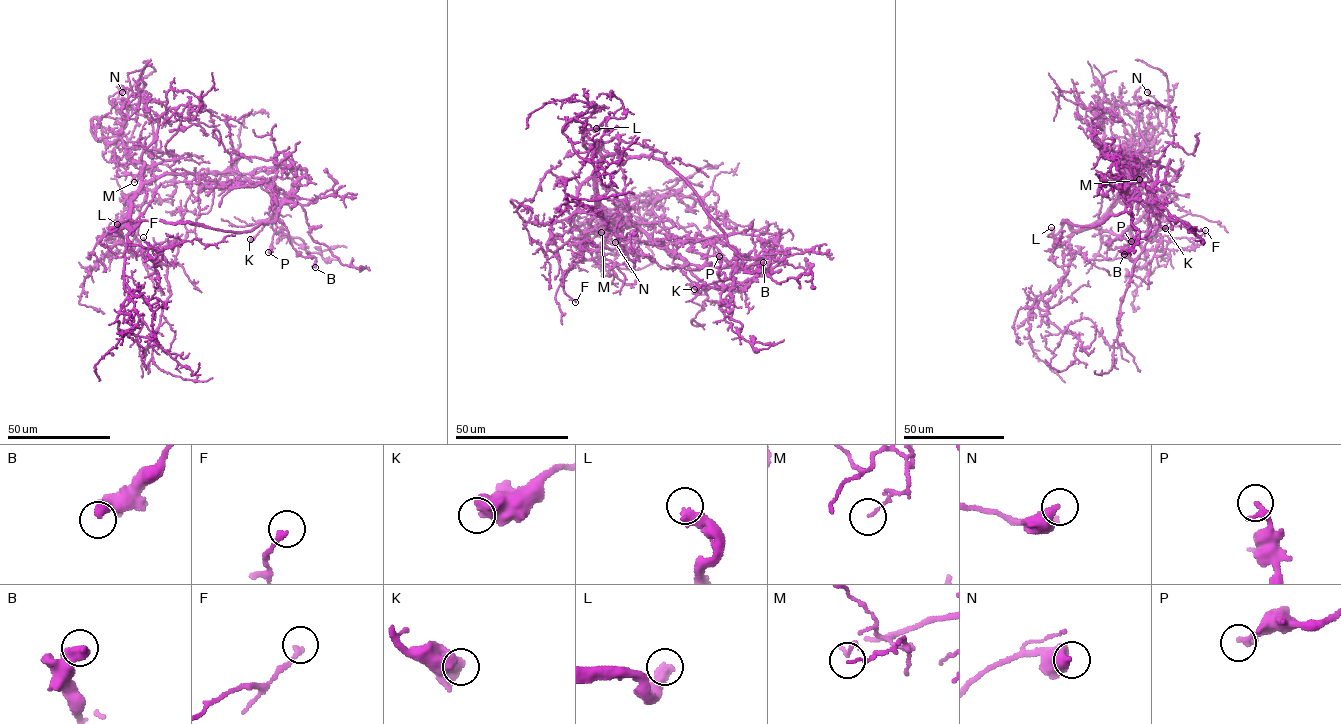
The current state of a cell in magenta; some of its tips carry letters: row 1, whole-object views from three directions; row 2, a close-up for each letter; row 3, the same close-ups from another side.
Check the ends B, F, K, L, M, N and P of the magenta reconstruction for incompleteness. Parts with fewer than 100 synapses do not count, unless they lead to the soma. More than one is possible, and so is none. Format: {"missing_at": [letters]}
{"missing_at": ["L"]}

